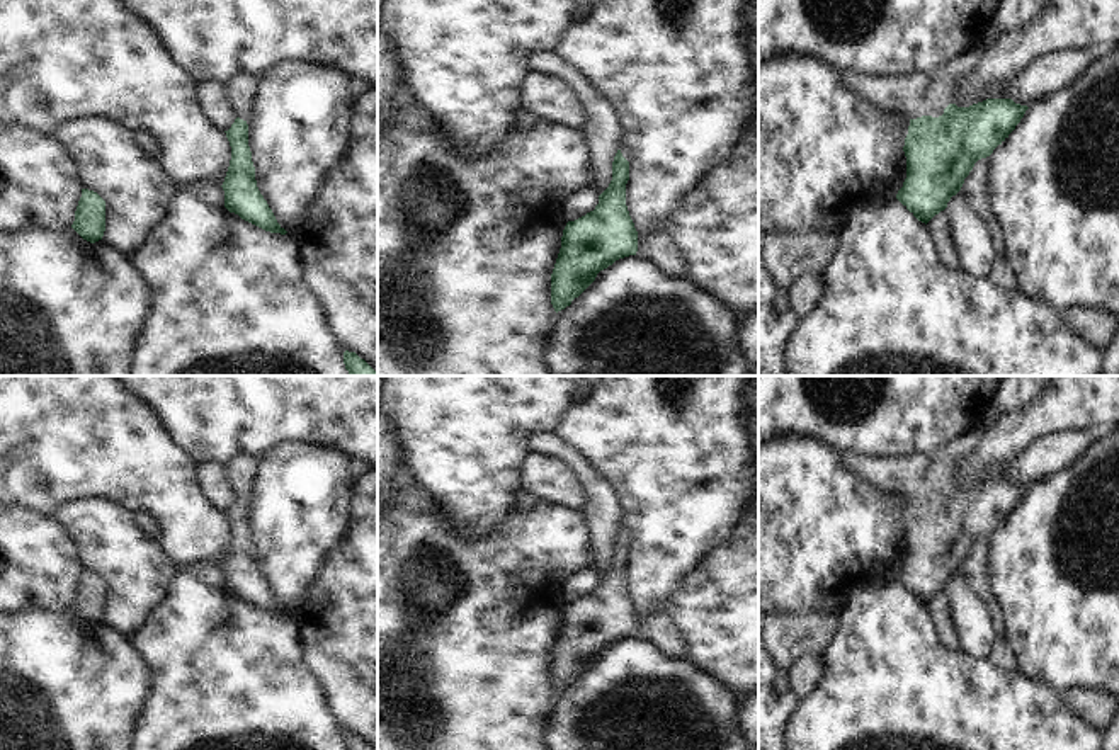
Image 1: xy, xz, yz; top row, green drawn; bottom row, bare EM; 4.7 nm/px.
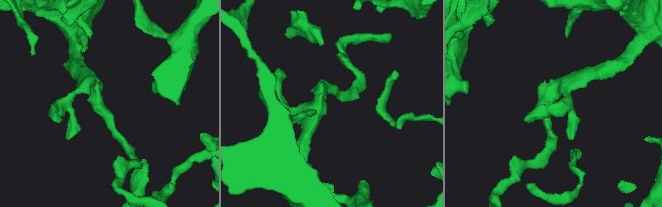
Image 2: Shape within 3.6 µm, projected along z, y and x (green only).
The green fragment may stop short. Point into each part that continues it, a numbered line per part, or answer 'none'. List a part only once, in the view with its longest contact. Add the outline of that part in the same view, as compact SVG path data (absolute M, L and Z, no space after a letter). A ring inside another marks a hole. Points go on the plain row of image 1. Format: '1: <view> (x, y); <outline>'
1: yz (922, 475); M983 427L971 429L929 454L910 457L864 457L854 451L840 457L847 468L879 490L901 493L908 500L939 498L949 485L956 485L959 464L978 447L983 432Z

